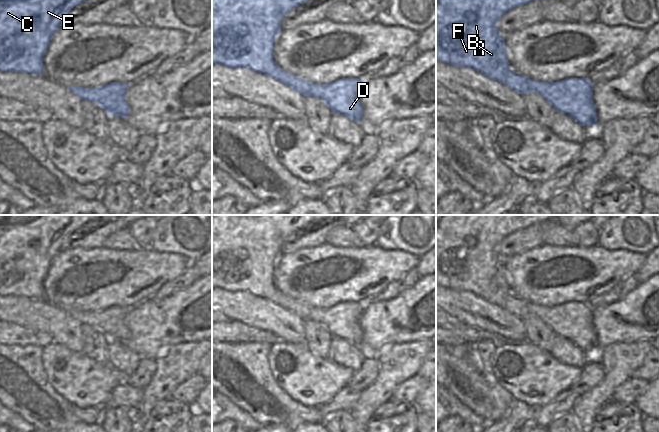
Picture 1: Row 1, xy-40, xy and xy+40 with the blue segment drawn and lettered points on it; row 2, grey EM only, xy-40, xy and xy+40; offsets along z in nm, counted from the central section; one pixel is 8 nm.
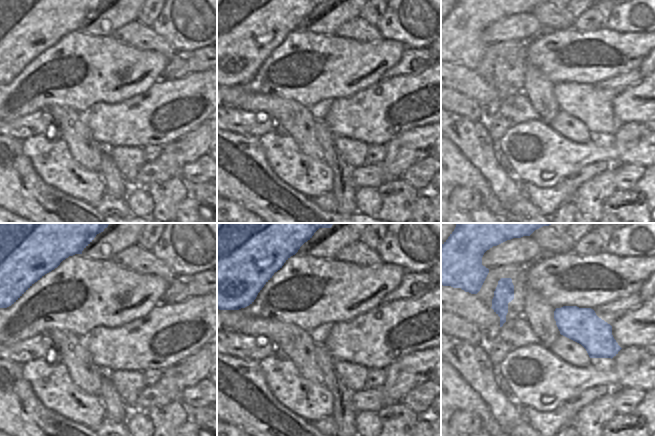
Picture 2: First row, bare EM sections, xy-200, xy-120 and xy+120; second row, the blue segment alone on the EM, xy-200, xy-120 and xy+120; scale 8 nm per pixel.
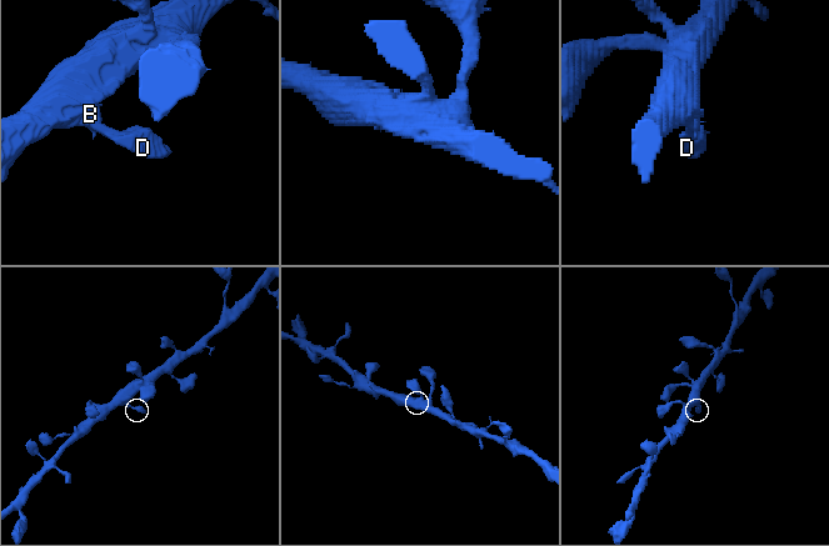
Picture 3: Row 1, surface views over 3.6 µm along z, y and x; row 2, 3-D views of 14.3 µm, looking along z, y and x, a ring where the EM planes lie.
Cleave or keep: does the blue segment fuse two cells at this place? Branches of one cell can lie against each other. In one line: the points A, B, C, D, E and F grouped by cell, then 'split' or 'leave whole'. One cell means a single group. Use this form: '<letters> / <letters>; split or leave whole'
A B C D E F; leave whole

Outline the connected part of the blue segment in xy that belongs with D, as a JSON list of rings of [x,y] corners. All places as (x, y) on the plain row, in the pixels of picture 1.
[[[212,215],[212,288],[248,292],[270,300],[304,322],[312,320],[322,324],[333,337],[361,346],[363,331],[359,319],[365,304],[342,302],[330,308],[314,308],[282,294],[273,283],[275,265],[285,239],[310,222],[328,220],[334,216],[339,215]]]

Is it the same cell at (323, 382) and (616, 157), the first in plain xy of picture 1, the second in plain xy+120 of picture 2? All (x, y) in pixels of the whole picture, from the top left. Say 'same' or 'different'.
same

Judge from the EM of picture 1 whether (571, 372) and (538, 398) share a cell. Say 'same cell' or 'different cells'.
same cell

